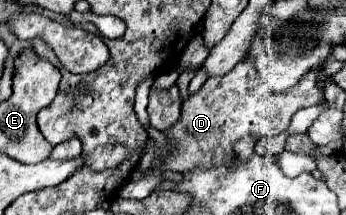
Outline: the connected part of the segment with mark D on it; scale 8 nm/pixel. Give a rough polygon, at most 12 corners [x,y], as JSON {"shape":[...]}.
{"shape":[[247,56],[183,102],[173,172],[217,168],[235,142],[287,132],[323,100],[321,64],[287,94]]}

